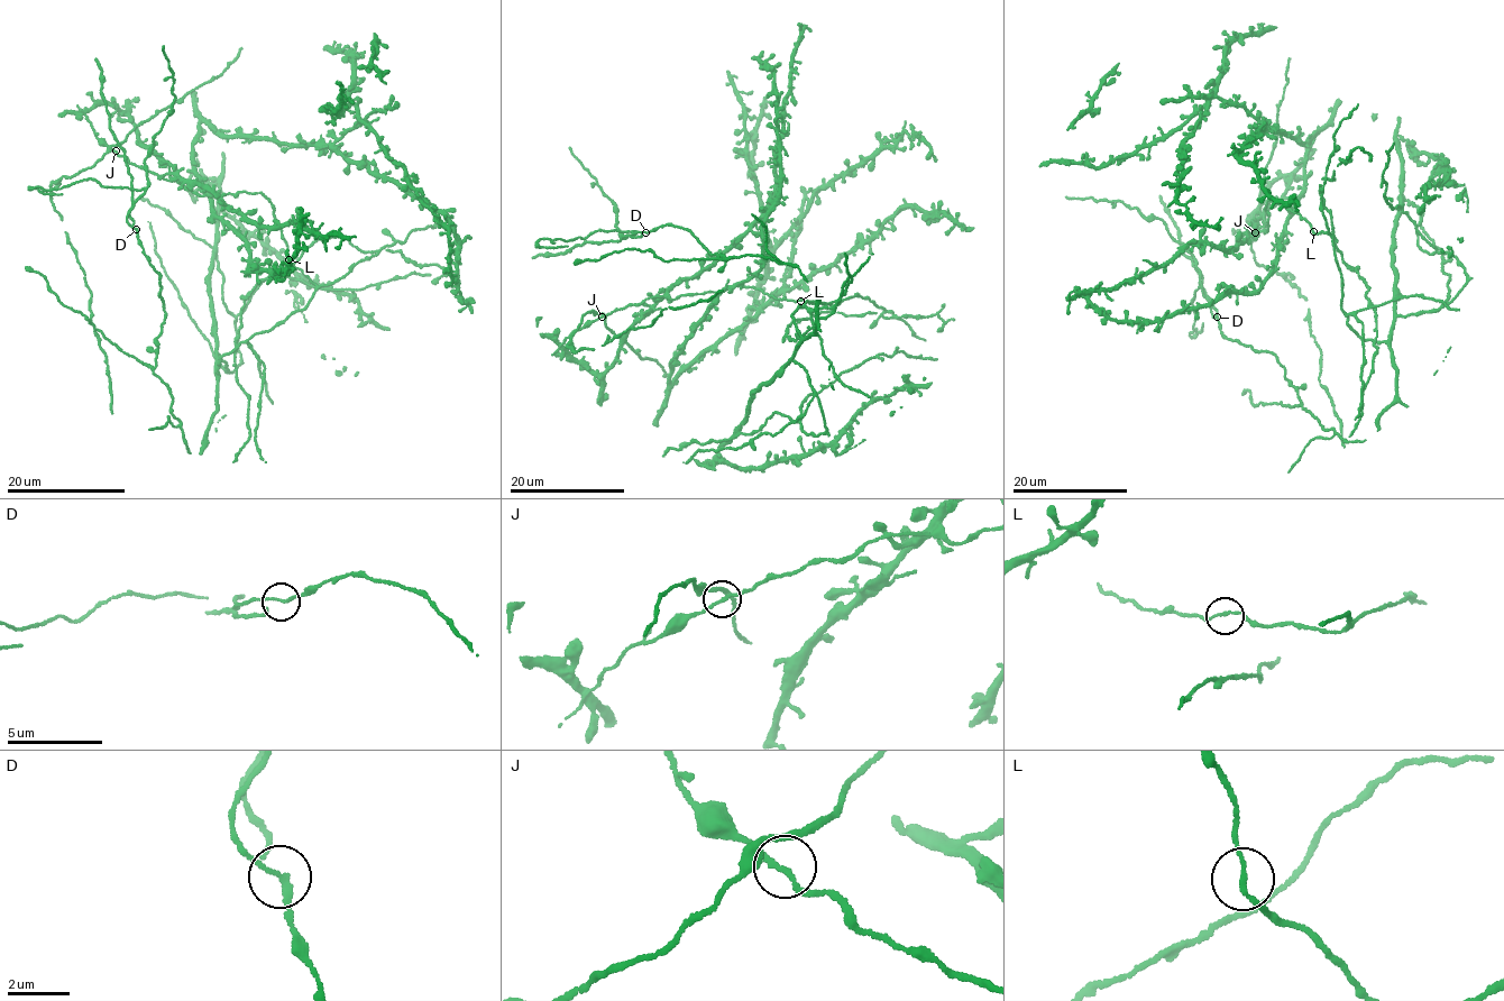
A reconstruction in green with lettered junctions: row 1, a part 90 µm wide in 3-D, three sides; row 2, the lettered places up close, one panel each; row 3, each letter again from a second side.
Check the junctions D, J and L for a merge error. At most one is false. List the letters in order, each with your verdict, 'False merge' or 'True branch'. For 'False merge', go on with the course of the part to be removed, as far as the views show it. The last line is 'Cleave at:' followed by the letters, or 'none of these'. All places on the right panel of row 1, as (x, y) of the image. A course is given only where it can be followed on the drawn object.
D: False merge. Course of the part to remove: (1217, 317), (1213, 317), (1193, 258), (1170, 236), (1159, 218), (1143, 216), (1136, 209), (1118, 201), (1065, 196)
J: True branch
L: True branch
Cleave at: D

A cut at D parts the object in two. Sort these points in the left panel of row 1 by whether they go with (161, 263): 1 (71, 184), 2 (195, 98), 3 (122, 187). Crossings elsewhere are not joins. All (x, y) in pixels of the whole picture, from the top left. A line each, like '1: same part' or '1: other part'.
1: other part
2: same part
3: other part

